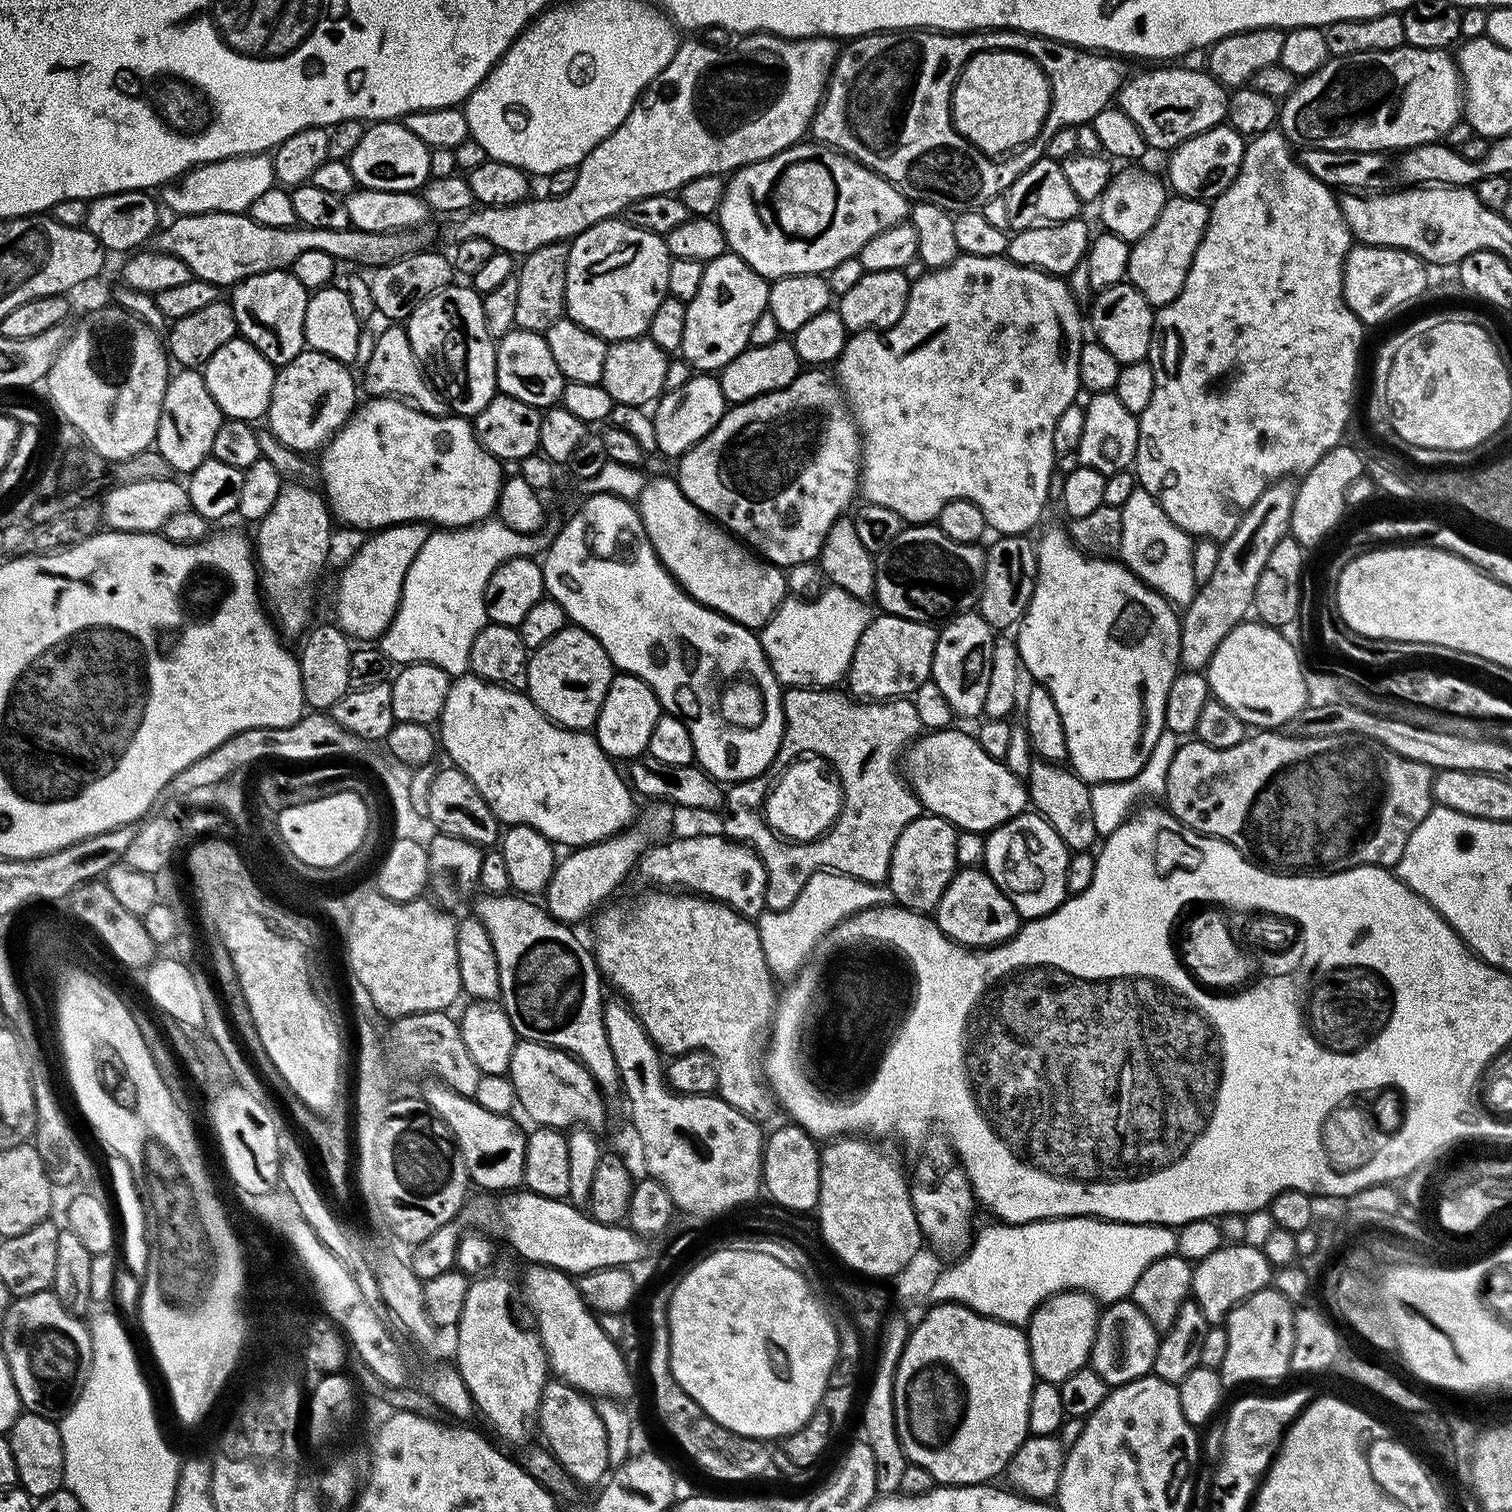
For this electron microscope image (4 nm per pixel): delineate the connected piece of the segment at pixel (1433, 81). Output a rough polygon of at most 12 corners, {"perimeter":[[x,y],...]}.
{"perimeter":[[1451,51],[1333,56],[1278,108],[1296,146],[1403,153],[1462,120]]}

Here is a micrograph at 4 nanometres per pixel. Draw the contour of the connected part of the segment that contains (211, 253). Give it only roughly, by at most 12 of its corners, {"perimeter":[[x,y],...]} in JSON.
{"perimeter":[[176,216],[150,242],[195,279],[233,287],[308,250],[377,268],[419,251],[402,232]]}

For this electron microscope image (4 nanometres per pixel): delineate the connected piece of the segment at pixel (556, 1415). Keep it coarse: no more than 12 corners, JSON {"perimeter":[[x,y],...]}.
{"perimeter":[[560,1378],[542,1390],[538,1432],[581,1486],[609,1475],[597,1405]]}

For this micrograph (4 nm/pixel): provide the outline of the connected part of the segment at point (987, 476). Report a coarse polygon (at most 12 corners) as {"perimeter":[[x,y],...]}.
{"perimeter":[[957,256],[835,379],[859,491],[1028,534],[1085,343],[1061,277]]}

